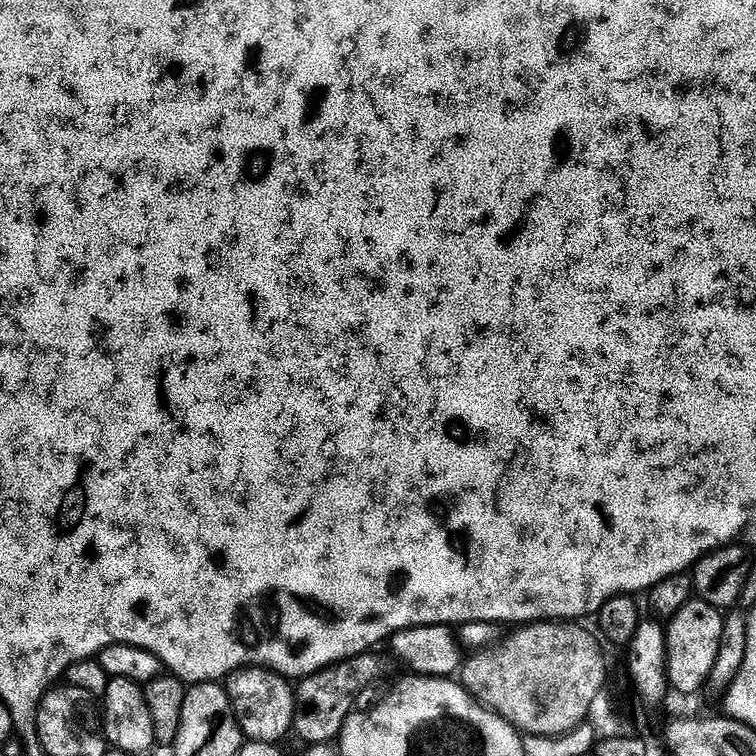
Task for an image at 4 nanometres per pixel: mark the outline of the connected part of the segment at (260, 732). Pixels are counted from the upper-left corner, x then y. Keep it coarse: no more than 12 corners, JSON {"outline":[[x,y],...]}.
{"outline":[[266,668],[227,677],[240,730],[257,744],[293,731],[293,685]]}

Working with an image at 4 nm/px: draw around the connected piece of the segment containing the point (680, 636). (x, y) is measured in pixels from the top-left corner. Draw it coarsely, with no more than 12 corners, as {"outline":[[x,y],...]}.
{"outline":[[693,598],[666,624],[671,691],[703,689],[725,613]]}

